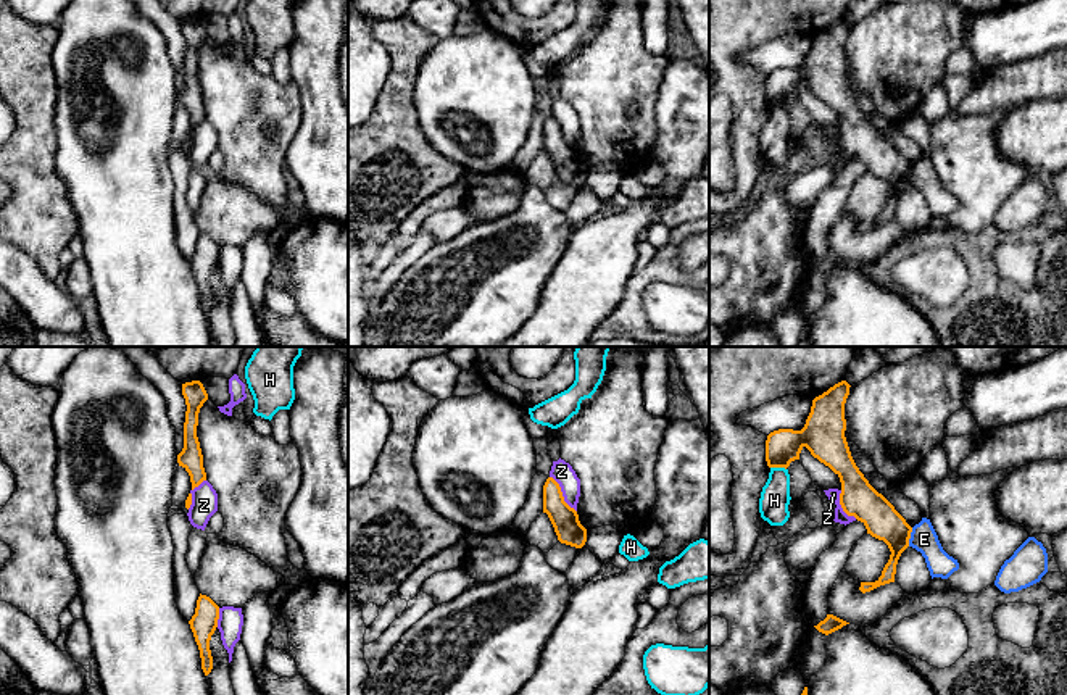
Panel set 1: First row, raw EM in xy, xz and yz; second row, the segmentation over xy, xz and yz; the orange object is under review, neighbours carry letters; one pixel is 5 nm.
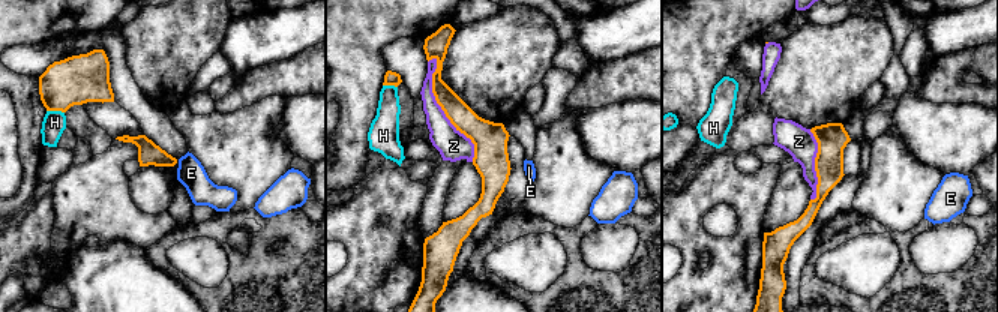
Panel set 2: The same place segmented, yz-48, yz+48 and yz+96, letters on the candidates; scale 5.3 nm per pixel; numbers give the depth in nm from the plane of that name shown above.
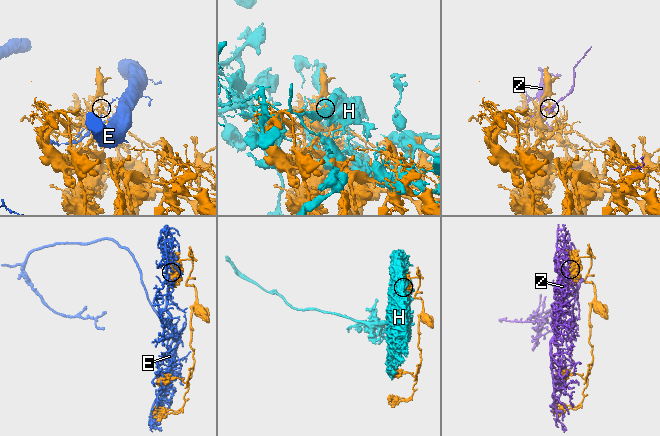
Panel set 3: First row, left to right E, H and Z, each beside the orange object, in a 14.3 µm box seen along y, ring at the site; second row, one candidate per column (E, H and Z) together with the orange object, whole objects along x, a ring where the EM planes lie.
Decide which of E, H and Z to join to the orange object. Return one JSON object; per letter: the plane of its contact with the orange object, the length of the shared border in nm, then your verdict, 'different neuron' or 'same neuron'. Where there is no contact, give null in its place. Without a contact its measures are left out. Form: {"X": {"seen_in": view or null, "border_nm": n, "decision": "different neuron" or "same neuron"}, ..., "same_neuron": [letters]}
{"E": {"seen_in": "yz", "border_nm": 100, "decision": "different neuron"}, "H": {"seen_in": "yz", "border_nm": 80, "decision": "different neuron"}, "Z": {"seen_in": "xz", "border_nm": 220, "decision": "different neuron"}, "same_neuron": []}

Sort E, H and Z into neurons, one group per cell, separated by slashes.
E / H / Z

